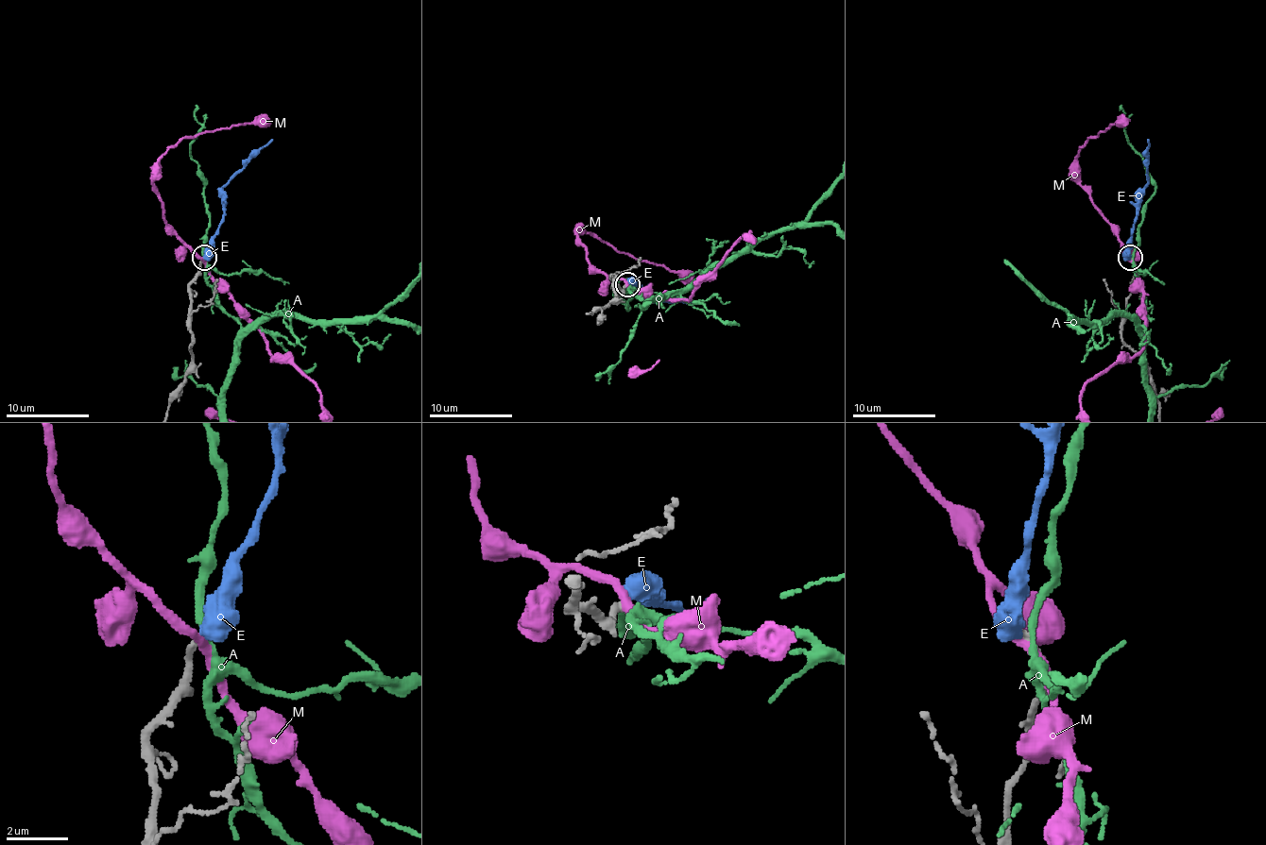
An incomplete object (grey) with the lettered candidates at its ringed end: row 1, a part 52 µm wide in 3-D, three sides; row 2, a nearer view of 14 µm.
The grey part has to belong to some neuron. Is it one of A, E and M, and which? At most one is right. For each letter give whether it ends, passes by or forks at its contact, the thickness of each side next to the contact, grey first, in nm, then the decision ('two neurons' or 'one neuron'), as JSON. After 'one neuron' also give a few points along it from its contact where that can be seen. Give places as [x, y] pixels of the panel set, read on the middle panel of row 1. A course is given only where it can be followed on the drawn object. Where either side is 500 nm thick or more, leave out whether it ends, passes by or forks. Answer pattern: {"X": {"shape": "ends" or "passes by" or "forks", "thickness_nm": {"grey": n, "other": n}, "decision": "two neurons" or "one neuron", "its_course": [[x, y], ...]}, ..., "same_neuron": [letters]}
{"A": {"shape": "passes by", "thickness_nm": {"grey": 280, "other": 200}, "decision": "two neurons"}, "E": {"thickness_nm": {"grey": 280, "other": 600}, "decision": "two neurons"}, "M": {"shape": "passes by", "thickness_nm": {"grey": 280, "other": 280}, "decision": "two neurons"}, "same_neuron": []}

